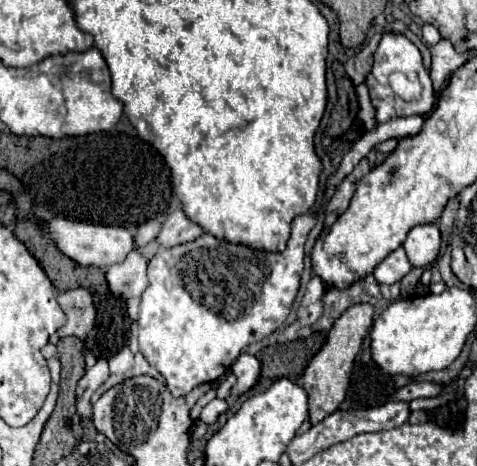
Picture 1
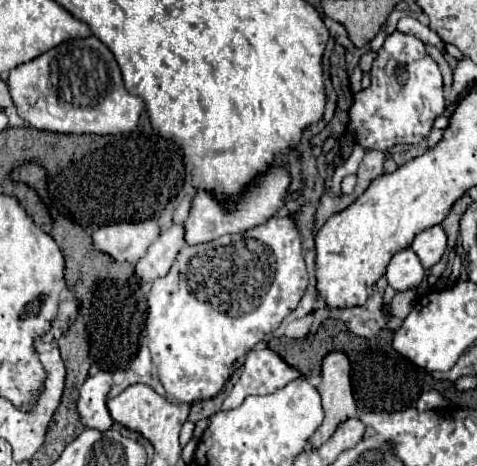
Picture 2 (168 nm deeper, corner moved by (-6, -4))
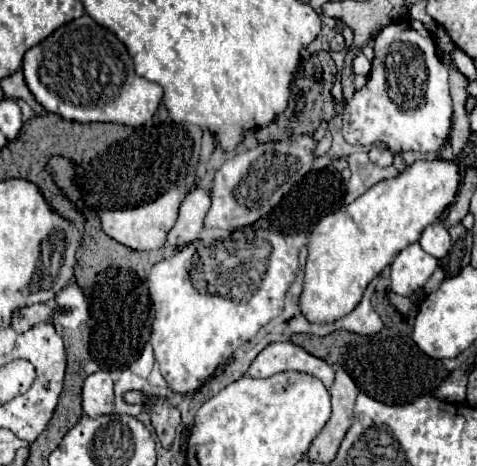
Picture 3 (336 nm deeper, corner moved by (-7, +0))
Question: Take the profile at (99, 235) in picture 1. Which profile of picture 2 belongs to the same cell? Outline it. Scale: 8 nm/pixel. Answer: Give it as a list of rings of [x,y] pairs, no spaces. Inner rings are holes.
[[[156,220],[140,224],[112,224],[90,231],[94,248],[112,256],[116,262],[138,262],[158,234],[160,230]]]

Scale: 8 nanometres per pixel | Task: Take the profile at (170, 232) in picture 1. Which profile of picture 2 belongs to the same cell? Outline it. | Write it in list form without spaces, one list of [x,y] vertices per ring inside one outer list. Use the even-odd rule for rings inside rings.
[[[276,164],[264,176],[258,176],[258,180],[244,194],[236,196],[234,206],[230,206],[230,208],[220,206],[210,194],[198,192],[194,202],[192,202],[188,220],[184,222],[184,240],[186,240],[186,244],[204,244],[204,242],[216,240],[216,238],[220,238],[224,234],[244,232],[248,228],[264,224],[268,218],[272,218],[272,214],[276,210],[280,210],[284,206],[288,186],[290,186],[288,168],[284,164]]]

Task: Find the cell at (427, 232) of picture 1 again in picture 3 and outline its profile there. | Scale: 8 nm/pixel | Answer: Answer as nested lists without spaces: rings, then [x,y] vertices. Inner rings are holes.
[[[435,222],[425,228],[419,244],[427,254],[431,254],[435,258],[445,258],[451,248],[451,236],[443,224]]]

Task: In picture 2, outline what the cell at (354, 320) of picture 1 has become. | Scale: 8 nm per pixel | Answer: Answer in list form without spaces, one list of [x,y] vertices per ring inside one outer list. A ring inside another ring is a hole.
[[[330,352],[322,360],[322,382],[318,386],[324,406],[324,422],[312,434],[310,444],[314,448],[322,446],[338,424],[356,414],[356,402],[352,398],[350,382],[350,362],[344,352]]]

